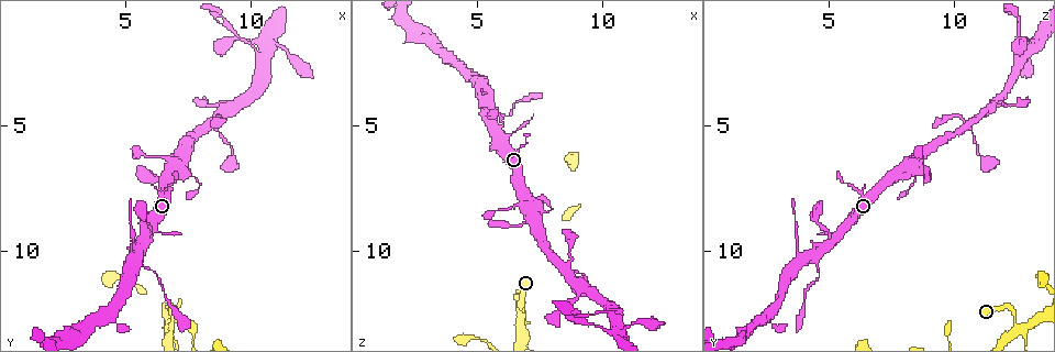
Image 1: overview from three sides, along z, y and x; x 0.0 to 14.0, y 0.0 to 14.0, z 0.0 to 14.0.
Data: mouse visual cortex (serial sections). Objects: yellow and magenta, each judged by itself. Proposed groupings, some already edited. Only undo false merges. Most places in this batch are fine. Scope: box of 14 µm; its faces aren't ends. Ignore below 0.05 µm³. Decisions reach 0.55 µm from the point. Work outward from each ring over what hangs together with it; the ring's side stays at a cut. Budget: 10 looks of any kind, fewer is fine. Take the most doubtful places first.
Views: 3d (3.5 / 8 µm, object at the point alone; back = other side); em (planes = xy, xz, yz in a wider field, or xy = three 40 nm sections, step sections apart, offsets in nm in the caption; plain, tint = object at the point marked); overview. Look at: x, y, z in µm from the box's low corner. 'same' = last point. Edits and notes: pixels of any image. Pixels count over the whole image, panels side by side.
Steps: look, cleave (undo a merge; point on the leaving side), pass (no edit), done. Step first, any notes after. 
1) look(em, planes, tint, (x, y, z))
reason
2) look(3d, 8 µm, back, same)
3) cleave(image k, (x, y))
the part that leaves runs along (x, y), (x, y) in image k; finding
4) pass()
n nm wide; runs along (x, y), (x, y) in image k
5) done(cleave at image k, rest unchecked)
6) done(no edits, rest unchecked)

look(3d, 3.5 µm, (6.9, 13.1, 12.5))
sharp bend

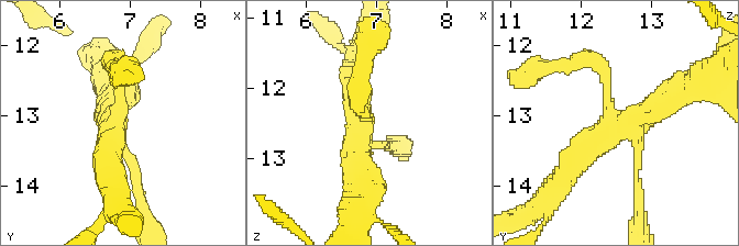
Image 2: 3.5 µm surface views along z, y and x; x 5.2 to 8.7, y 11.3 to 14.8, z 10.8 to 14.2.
look(em, xy, step 3, tint, (6.85, 13.05, 12.50))
4 arms; arms of 150, 150, 400, 400 nm

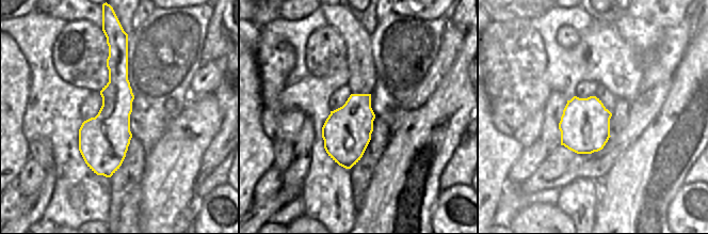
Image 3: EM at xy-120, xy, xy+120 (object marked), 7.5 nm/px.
pass()
runs along (118, 45), (108, 174) in image 3; continuous, no second cell

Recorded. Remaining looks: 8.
look(3d, 3.5 µm, (6.3, 11.0, 4.5))
a narrow waist

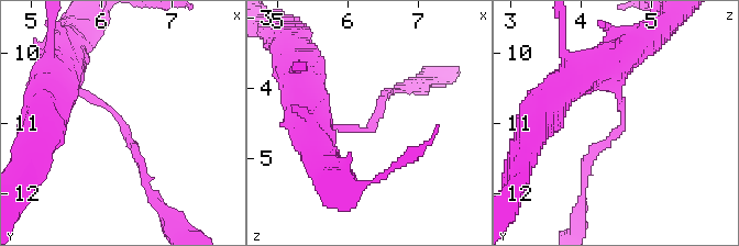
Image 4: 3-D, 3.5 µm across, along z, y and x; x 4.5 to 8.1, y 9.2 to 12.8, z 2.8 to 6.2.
look(em, xy, step 3, tint, (6.30, 10.95, 4.60))

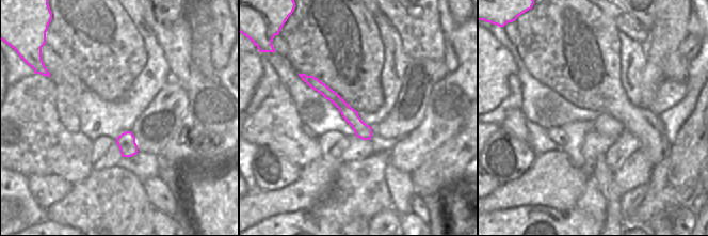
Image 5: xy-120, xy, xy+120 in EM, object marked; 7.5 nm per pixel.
pass()
arms of 150, 200 nm; one cell here

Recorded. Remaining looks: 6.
look(3d, 3.5 µm, (5.8, 6.2, 8.3))
a narrow waist

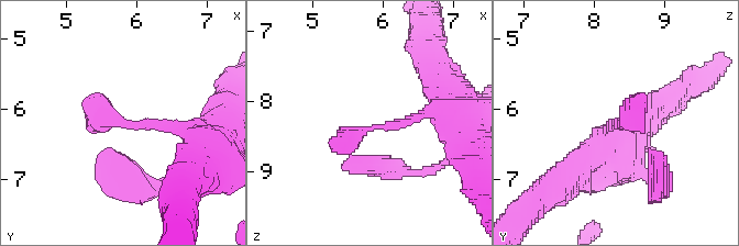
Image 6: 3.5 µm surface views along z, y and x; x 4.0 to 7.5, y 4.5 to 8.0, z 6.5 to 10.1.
look(em, xy, step 1, tint, (5.90, 6.20, 8.35))
shape alone is not enough

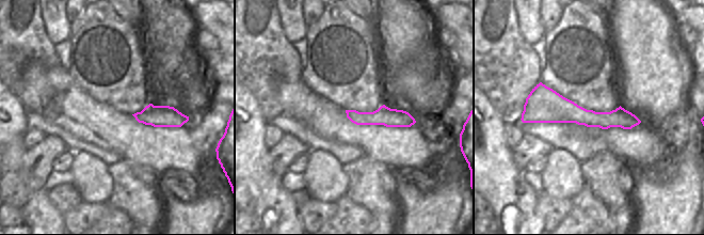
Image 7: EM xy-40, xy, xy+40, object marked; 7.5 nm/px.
pass()
runs along (442, 111), (328, 142) in image 6; continuous, no second cell

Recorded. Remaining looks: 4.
look(3d, 3.5 µm, back, (8.5, 5.0, 10.6))
four arms meet

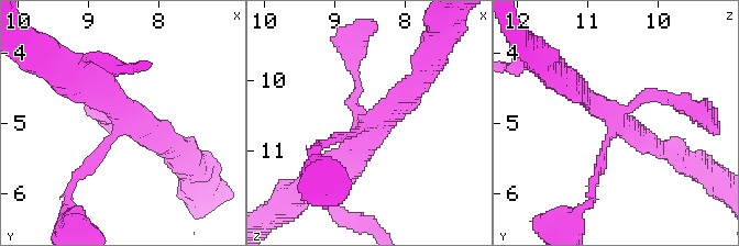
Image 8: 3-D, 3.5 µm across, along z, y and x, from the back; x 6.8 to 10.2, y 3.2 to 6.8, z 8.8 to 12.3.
look(em, xy, step 1, tint, (8.40, 4.95, 10.60))
4 arms; arms of 100, 150, 300, 300 nm; now the EM

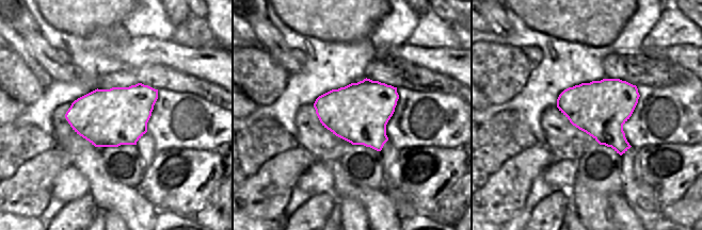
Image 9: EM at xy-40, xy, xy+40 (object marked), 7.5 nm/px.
look(em, xy, step 5, tint, same)

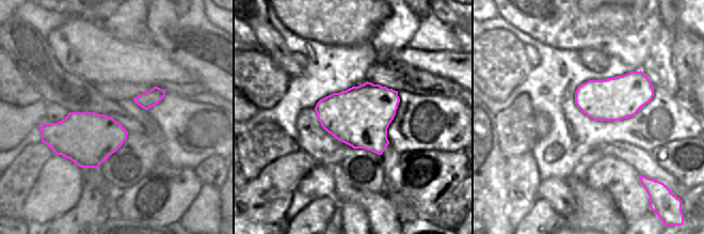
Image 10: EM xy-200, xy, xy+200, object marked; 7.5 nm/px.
pass()
runs along (421, 76), (334, 169) in image 8; one cell here

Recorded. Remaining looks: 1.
done(no edits, rest unchecked)

